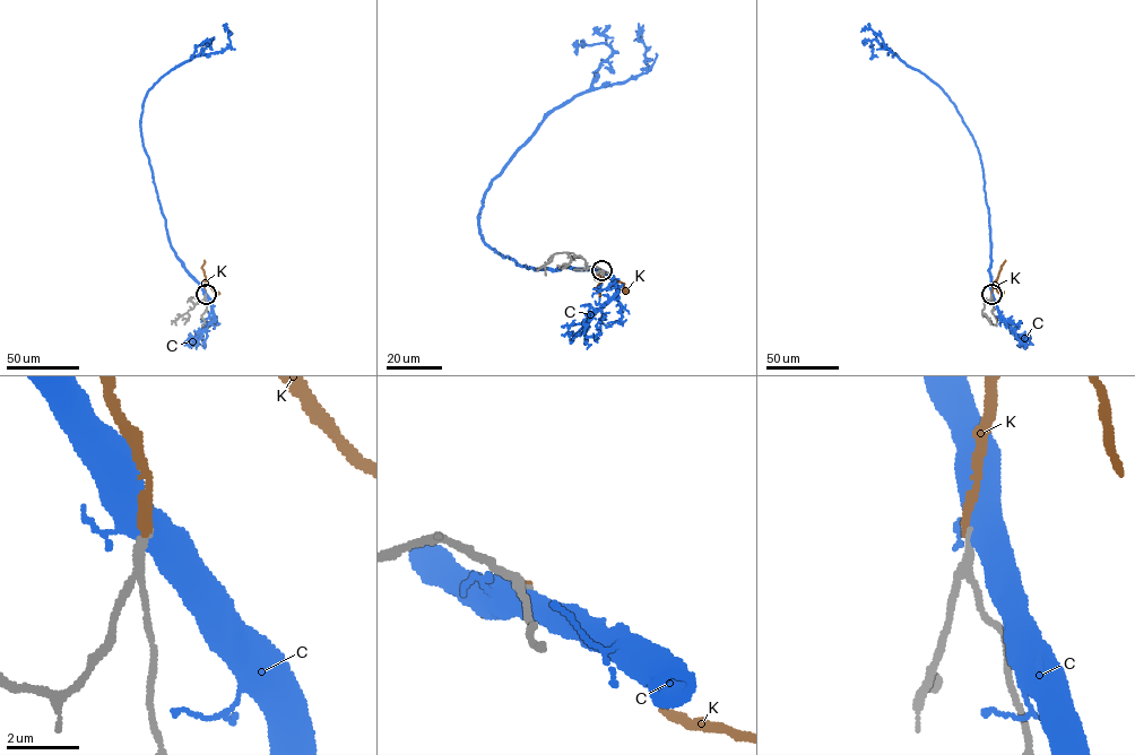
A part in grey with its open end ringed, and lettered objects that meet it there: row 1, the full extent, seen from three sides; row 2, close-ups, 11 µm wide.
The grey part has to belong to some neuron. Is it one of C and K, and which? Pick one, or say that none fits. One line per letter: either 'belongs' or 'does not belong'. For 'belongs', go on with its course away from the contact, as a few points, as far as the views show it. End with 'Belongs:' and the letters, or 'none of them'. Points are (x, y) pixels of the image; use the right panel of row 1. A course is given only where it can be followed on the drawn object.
C: does not belong
K: does not belong
Belongs: none of them

